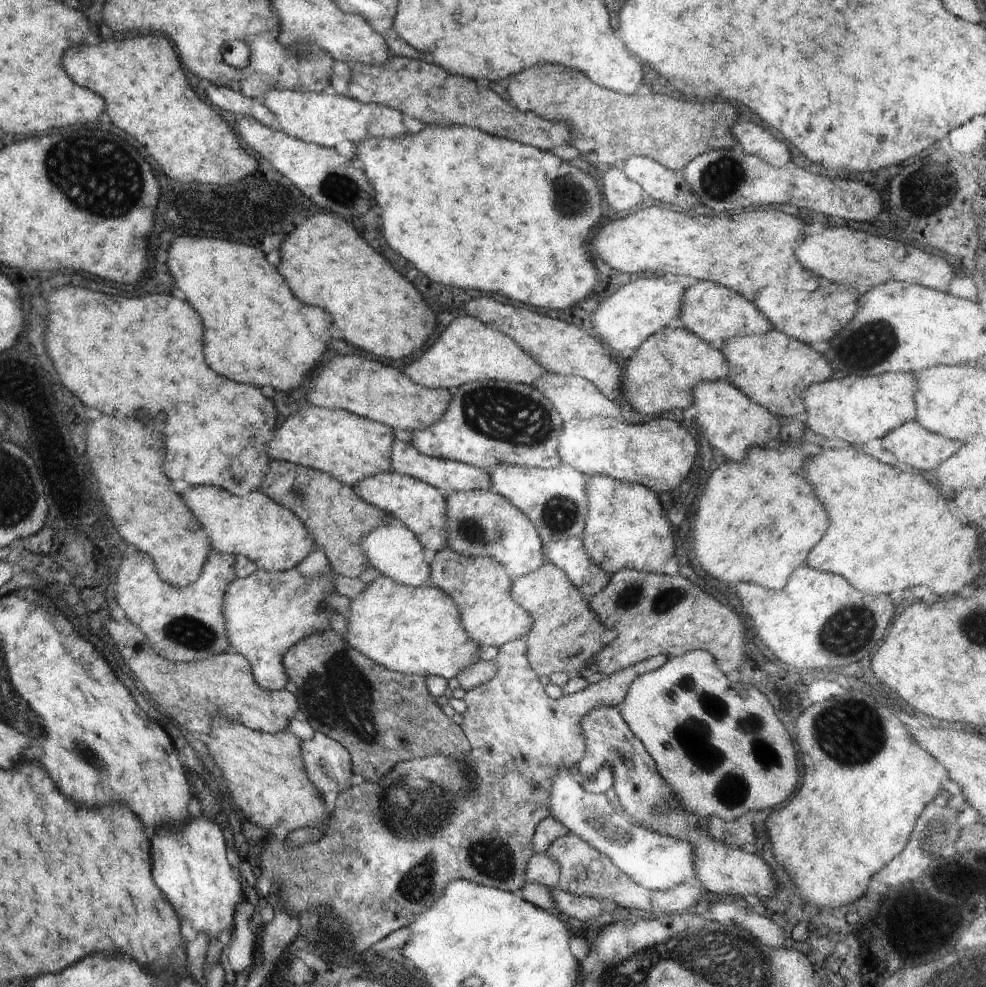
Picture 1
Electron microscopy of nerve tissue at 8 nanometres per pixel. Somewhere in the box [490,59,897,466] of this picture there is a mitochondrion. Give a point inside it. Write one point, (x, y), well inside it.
(722, 177)

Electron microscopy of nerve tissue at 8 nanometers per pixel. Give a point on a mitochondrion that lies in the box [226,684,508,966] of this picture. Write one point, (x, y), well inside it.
(411, 807)

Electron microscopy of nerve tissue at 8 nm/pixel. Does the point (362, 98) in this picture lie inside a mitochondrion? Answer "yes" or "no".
no

